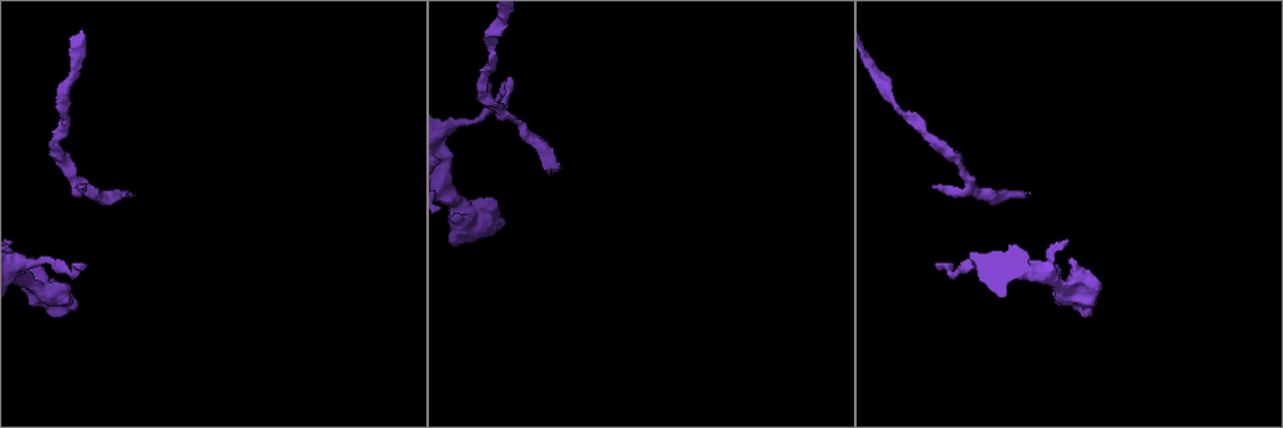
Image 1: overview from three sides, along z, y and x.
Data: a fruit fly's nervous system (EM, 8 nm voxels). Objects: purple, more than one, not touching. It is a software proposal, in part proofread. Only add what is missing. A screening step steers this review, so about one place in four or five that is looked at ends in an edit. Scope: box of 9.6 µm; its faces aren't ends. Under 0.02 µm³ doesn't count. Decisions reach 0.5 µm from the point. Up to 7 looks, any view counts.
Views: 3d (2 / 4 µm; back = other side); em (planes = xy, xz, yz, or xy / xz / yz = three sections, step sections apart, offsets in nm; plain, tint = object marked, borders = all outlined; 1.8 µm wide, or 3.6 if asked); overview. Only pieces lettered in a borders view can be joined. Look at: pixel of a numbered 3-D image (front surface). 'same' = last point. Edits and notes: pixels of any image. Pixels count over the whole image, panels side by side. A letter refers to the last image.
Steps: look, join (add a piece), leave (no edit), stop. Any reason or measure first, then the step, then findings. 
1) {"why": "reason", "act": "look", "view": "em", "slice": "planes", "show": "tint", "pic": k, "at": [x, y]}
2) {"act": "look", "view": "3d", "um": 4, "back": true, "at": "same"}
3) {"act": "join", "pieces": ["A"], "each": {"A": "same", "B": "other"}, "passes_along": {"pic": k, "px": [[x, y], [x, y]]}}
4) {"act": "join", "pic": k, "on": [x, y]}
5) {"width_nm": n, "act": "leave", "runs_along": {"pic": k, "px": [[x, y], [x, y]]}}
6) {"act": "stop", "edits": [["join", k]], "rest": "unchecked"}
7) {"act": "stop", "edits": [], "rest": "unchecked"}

{"act": "look", "view": "em", "um": 3.6, "slice": "xy", "step": 4, "show": "tint", "pic": 1, "at": [932, 186]}

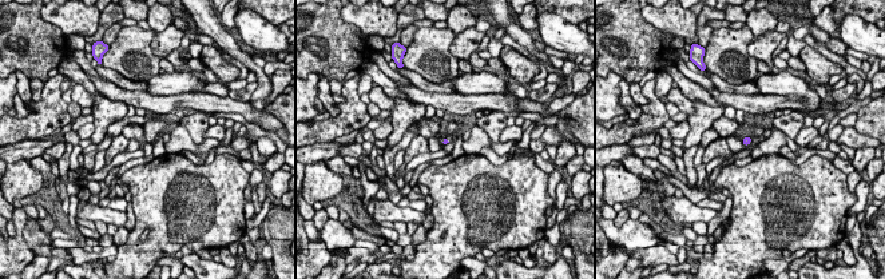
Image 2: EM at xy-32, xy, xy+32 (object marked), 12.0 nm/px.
{"act": "look", "view": "em", "um": 3.6, "slice": "planes", "show": "borders", "at": "same"}

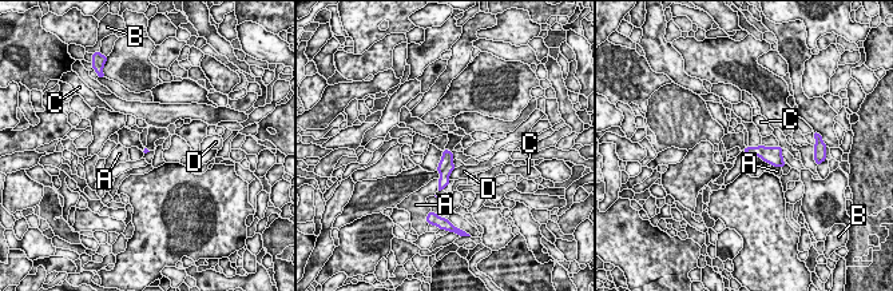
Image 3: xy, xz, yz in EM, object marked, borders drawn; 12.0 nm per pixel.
{"act": "leave", "each": {"A": "other", "B": "other", "C": "other", "D": "other"}, "border": {"pic": 3, "px": [[761, 144], [778, 147]]}, "found": "no lettered piece goes on from it"}

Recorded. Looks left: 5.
{"why": "thin end", "act": "look", "view": "em", "um": 3.6, "slice": "yz", "step": 16, "show": "tint", "pic": 1, "at": [82, 266]}

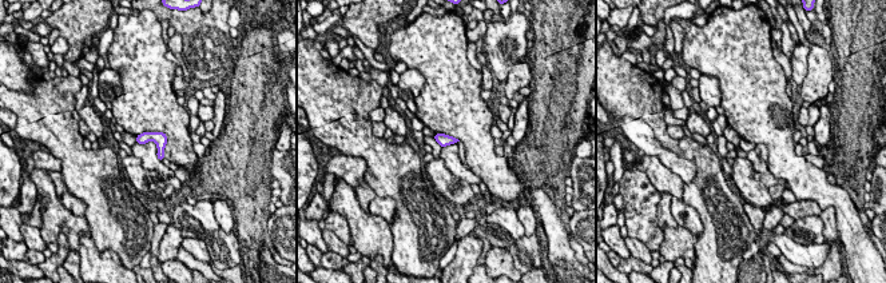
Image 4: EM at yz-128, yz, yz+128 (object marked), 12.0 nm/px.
{"act": "look", "view": "em", "um": 3.6, "slice": "yz", "step": 16, "show": "borders", "at": "same"}

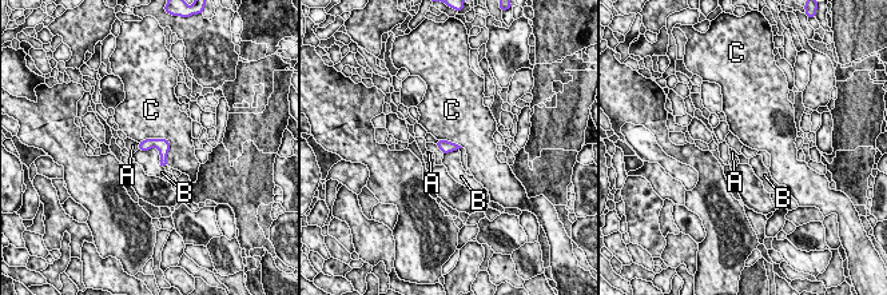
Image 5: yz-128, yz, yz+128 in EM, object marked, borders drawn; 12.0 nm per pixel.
{"act": "leave", "each": {"A": "other", "B": "other", "C": "other"}, "border": {"pic": 5, "px": [[139, 142], [166, 139], [167, 164]]}, "found": "none of them fits"}

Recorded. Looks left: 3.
{"why": "thick end", "act": "look", "view": "3d", "um": 2, "pic": 1, "at": [497, 203]}

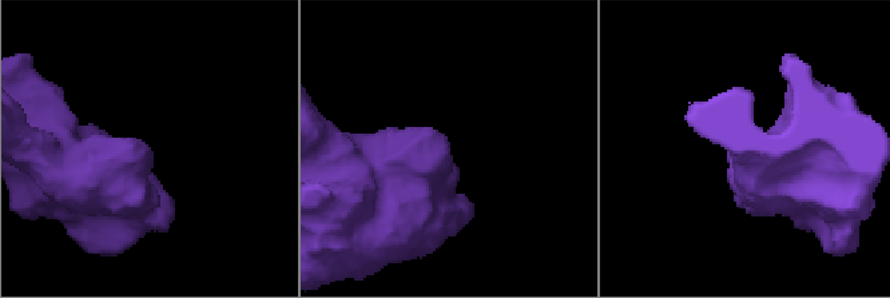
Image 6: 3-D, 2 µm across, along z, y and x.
{"why": "need the tissue", "act": "look", "view": "em", "slice": "yz", "step": 8, "show": "borders", "pic": 6, "at": [149, 148]}

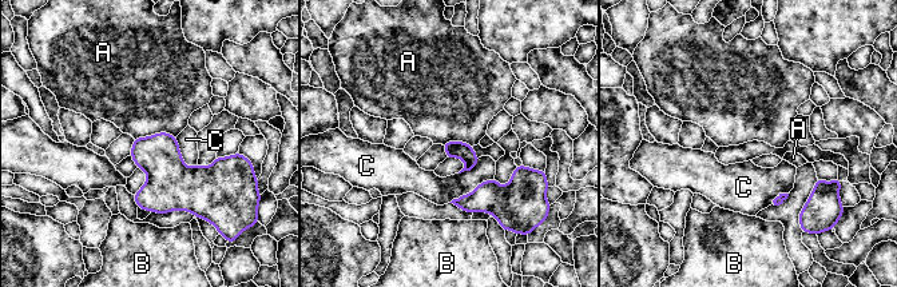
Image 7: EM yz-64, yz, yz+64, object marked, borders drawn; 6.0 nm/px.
{"act": "leave", "each": {"A": "other", "B": "other", "C": "other"}, "found": "no lettered piece goes on from it"}

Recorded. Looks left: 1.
{"act": "stop", "edits": [], "rest": "unchecked"}

